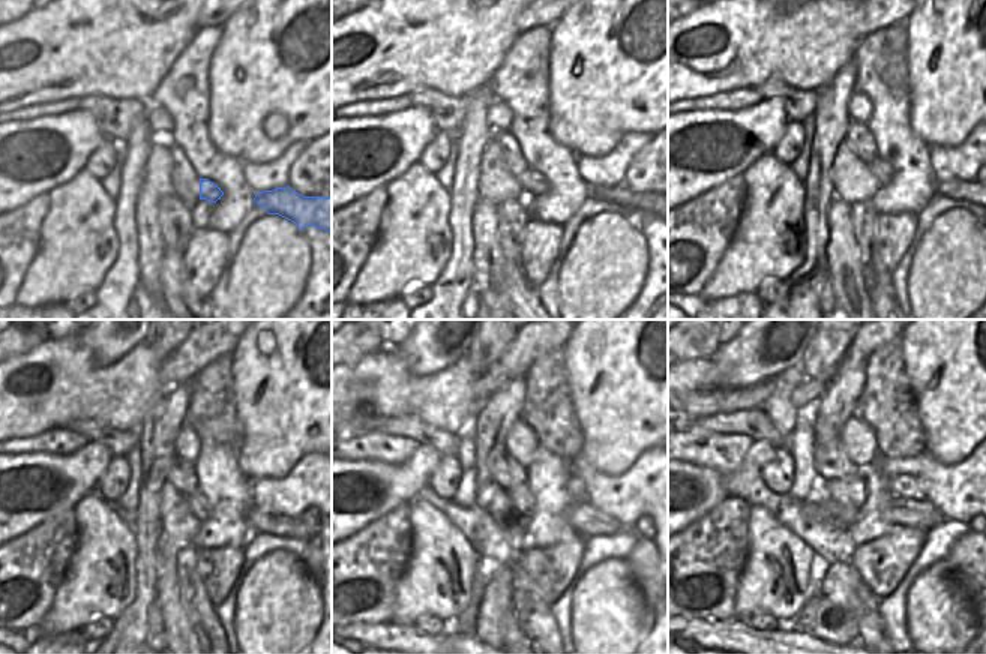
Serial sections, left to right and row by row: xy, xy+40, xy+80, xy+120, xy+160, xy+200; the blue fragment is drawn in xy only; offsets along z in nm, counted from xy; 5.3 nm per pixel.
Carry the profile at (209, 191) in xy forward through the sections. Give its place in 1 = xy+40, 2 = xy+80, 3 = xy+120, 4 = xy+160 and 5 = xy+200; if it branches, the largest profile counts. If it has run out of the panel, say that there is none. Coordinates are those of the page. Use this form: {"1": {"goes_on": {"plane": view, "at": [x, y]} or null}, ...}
{"1": {"goes_on": {"plane": "xy+40", "at": [533, 183]}}, "2": {"goes_on": {"plane": "xy+80", "at": [880, 171]}}, "3": {"goes_on": {"plane": "xy+120", "at": [197, 503]}}, "4": {"goes_on": {"plane": "xy+160", "at": [521, 497]}}, "5": {"goes_on": {"plane": "xy+200", "at": [851, 491]}}}

